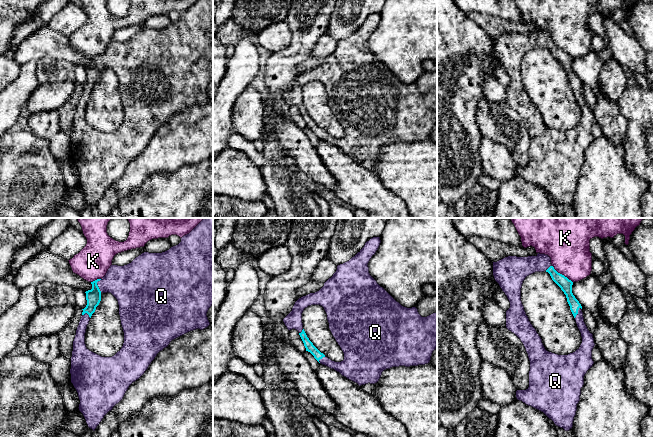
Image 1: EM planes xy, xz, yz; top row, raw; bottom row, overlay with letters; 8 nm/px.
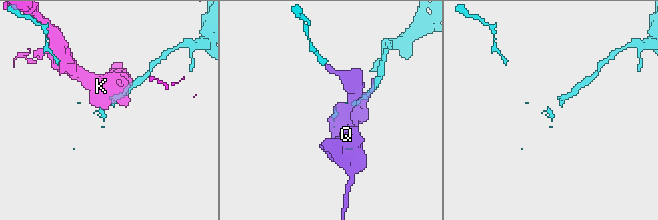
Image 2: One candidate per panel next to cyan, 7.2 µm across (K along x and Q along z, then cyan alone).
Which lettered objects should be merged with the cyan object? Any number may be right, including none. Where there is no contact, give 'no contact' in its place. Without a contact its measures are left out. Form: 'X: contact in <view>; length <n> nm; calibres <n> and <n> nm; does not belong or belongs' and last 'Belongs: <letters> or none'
K: contact in yz; length 220 nm; calibres 100 and 360 nm; does not belong
Q: contact in xy; length 110 nm; calibres 120 and 300 nm; belongs
Belongs: Q

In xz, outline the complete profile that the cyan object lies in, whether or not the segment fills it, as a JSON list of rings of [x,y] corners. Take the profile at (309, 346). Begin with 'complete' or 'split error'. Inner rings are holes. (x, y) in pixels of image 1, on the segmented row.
split error | [[[373,237],[349,261],[337,266],[336,272],[315,293],[299,298],[292,311],[283,319],[287,329],[295,329],[306,351],[325,365],[359,386],[375,384],[386,369],[430,363],[437,348],[437,313],[422,317],[416,307],[407,308],[397,302],[370,275],[368,263],[380,246],[380,237]],[[311,305],[320,305],[327,314],[329,329],[344,353],[344,360],[335,362],[321,353],[307,337],[302,313]]]

